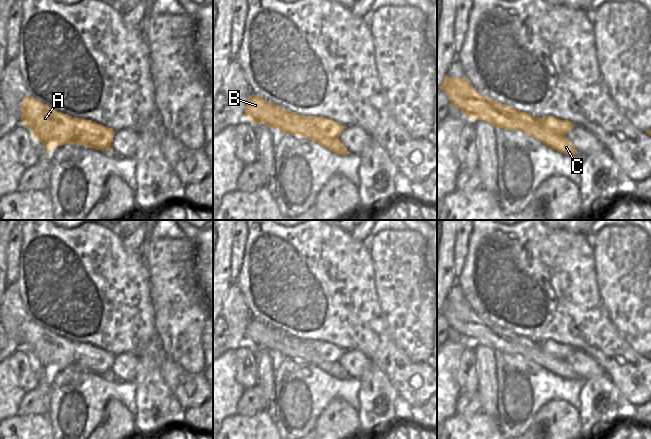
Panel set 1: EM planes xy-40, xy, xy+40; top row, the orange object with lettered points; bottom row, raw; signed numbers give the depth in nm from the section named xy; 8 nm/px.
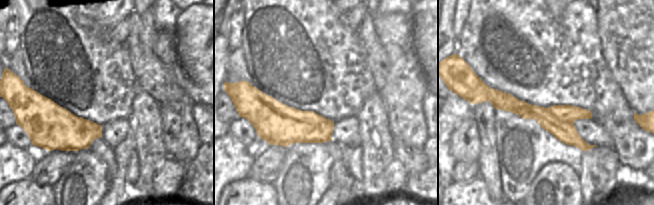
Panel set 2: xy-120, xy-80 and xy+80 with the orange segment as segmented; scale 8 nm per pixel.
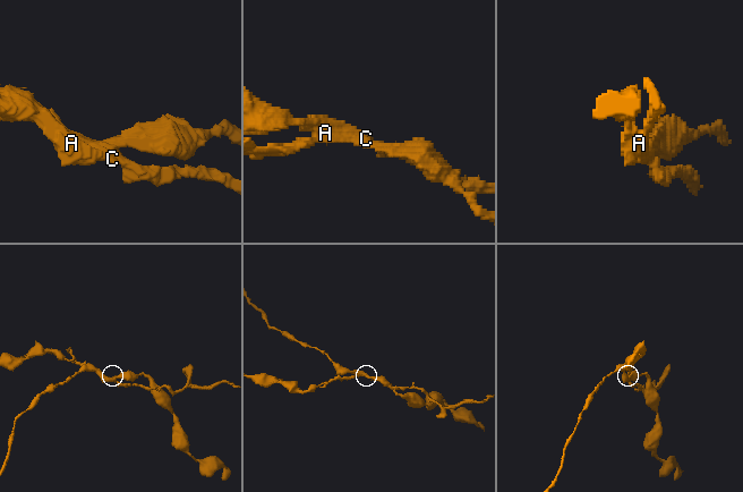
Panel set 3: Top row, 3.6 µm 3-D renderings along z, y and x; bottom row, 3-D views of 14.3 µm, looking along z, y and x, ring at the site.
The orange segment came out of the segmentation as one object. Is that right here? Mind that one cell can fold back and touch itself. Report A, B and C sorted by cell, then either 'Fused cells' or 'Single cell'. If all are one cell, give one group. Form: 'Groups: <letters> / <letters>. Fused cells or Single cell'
Groups: A / B C. Fused cells.

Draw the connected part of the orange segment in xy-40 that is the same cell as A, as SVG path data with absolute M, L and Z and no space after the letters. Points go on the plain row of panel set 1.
M30 318L21 325L21 345L34 363L45 369L45 378L64 368L80 368L104 375L115 359L112 352L58 336Z

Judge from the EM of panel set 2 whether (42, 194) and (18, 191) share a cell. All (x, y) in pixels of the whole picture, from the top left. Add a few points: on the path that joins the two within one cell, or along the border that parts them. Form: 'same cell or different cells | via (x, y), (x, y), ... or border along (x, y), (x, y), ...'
same cell | via (36, 194), (24, 194)

